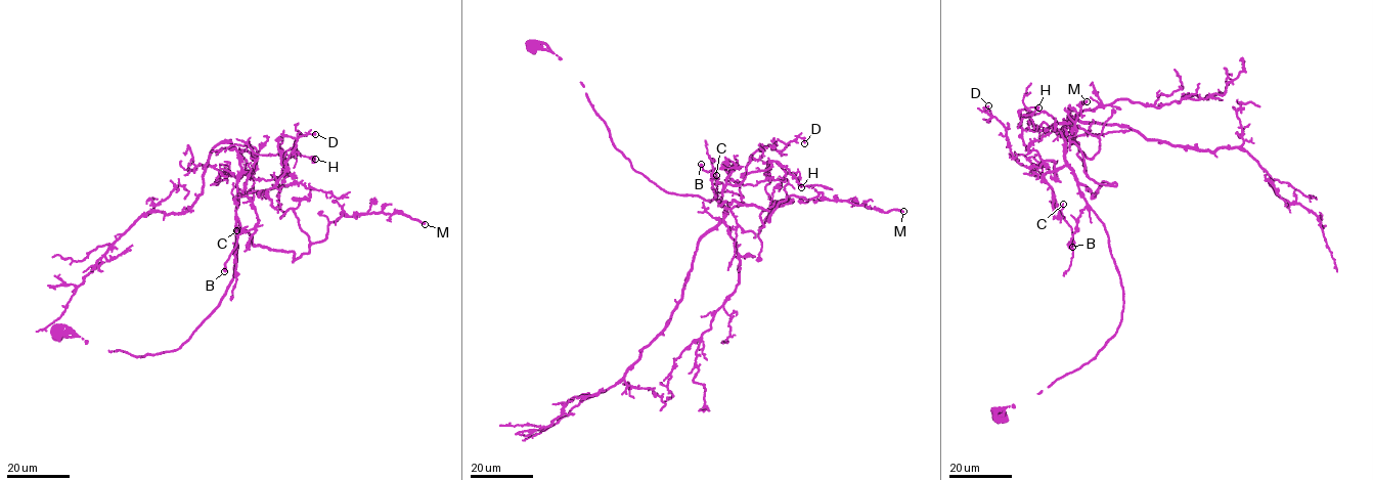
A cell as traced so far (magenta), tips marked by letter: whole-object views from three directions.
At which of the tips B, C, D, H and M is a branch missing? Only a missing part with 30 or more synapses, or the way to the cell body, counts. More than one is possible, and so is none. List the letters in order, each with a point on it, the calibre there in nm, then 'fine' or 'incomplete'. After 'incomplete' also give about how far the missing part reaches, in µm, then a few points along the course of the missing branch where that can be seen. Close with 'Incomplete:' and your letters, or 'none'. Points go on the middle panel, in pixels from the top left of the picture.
B: (701, 164) | 240 nm | fine
C: (716, 175) | 100 nm | fine
D: (804, 143) | 150 nm | fine
H: (801, 187) | 130 nm | fine
M: (903, 211) | 300 nm | incomplete | 110 µm
Incomplete: M

